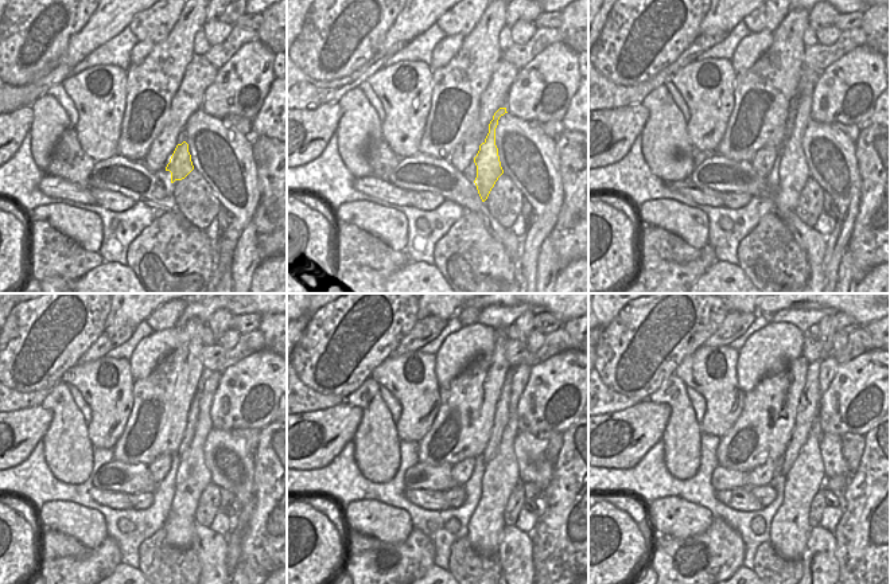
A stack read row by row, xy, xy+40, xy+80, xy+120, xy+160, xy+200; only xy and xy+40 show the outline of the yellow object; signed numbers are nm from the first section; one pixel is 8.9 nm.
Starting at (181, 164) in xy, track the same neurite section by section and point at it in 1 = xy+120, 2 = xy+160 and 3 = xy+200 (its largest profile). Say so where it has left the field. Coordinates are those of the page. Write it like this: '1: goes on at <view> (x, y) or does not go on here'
1: goes on at xy+120 (193, 477)
2: goes on at xy+160 (501, 475)
3: goes on at xy+200 (789, 529)

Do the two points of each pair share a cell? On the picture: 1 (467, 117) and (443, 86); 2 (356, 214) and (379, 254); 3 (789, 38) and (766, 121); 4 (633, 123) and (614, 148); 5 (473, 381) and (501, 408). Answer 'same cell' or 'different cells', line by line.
1: same cell
2: different cells
3: same cell
4: same cell
5: different cells

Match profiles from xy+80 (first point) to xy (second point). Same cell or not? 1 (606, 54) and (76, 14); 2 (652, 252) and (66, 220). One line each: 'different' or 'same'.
1: same
2: different

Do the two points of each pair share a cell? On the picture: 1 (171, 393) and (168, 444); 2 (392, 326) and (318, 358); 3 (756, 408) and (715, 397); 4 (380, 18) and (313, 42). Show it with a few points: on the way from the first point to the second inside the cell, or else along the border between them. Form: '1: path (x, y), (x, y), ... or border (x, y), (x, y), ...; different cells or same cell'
1: path (167, 405), (167, 432); same cell
2: path (373, 327), (364, 327), (337, 350); same cell
3: border (745, 393), (742, 412), (727, 432); different cells
4: path (364, 18), (354, 18), (335, 37), (329, 37); same cell

